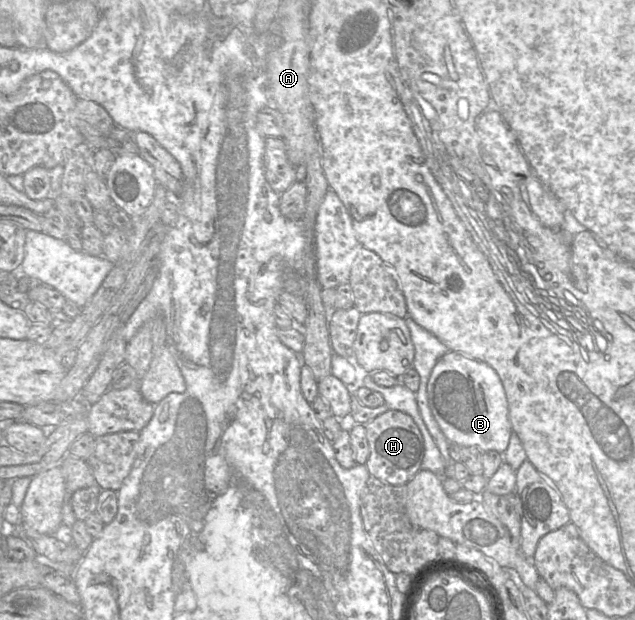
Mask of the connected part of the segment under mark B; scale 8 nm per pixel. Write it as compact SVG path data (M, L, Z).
M449 351L432 369L427 383L432 414L449 443L503 454L513 432L506 391L496 370L464 353Z

